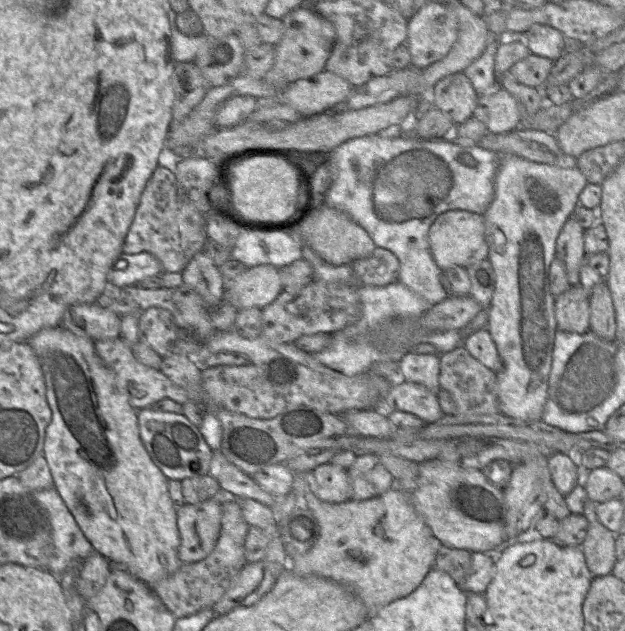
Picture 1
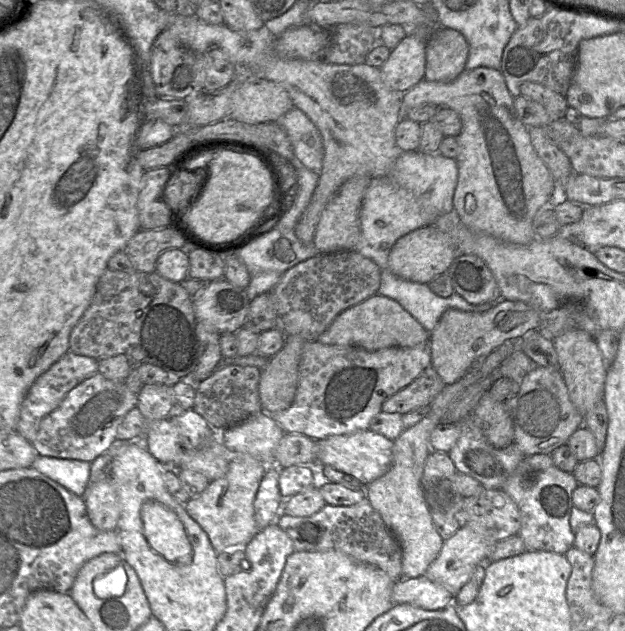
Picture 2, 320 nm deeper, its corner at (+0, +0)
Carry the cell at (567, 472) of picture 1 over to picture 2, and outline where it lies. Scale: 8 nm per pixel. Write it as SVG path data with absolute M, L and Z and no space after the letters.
M550 454L525 456L505 481L502 490L516 503L520 511L519 535L528 550L550 551L565 555L574 546L575 532L570 526L573 492L579 485L573 473L556 467Z

